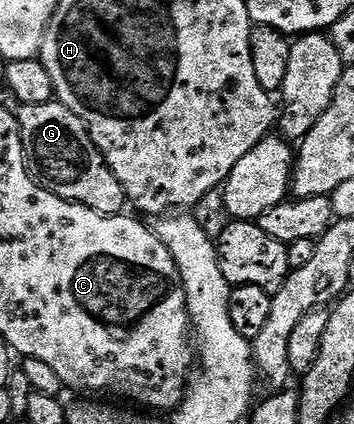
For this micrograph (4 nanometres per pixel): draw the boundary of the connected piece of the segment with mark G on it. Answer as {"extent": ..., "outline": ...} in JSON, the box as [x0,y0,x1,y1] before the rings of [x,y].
{"extent":[19,102,125,216],"outline":[[[59,102],[19,109],[20,137],[24,162],[32,181],[63,200],[86,206],[103,216],[118,216],[125,211],[124,191],[110,166],[89,138],[82,118]]]}

